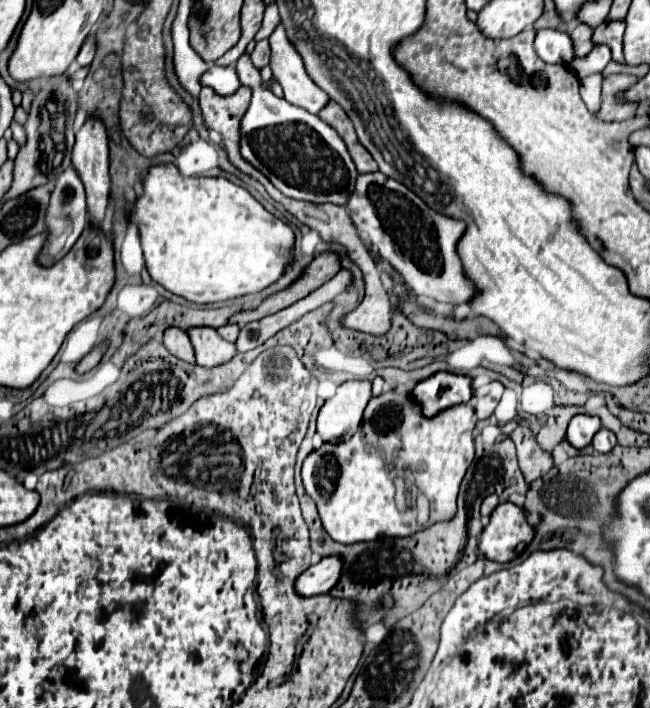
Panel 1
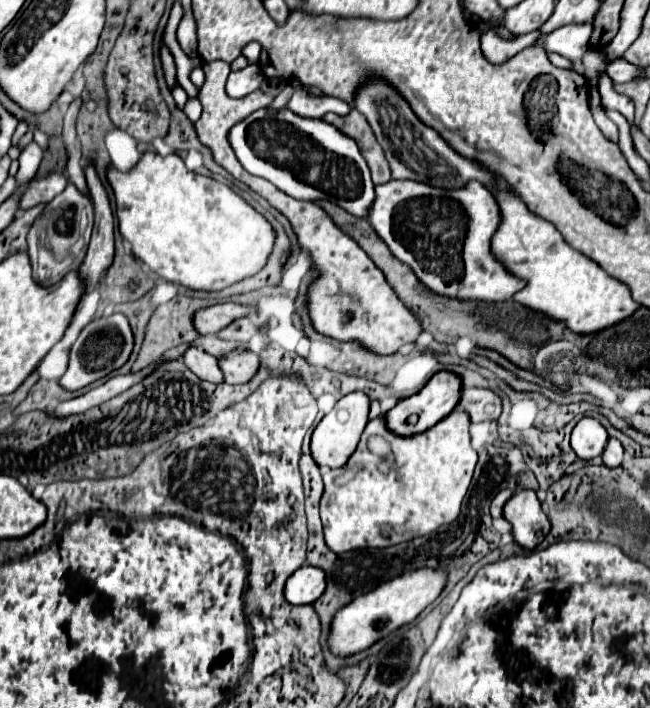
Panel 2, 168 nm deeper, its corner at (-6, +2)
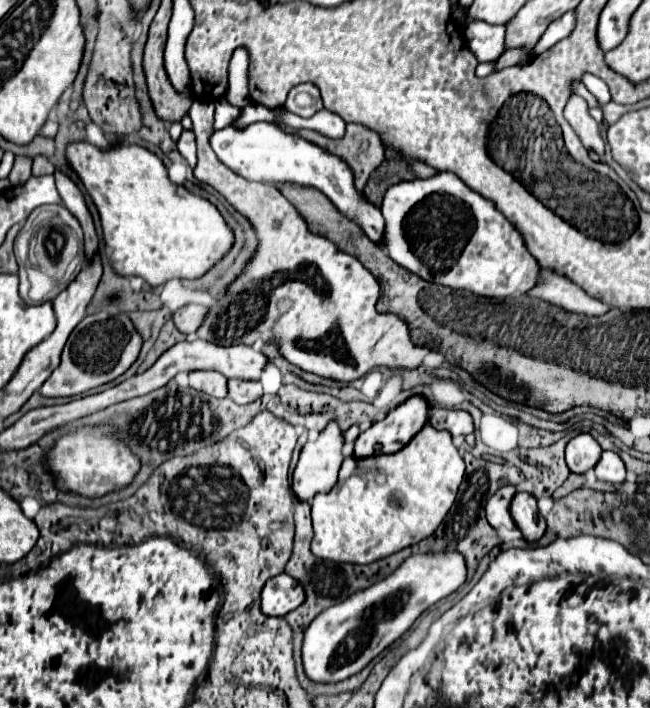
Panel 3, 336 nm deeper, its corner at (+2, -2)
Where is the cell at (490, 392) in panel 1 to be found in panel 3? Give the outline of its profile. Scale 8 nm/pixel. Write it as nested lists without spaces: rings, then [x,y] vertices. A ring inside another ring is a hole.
[[[432,408],[430,410],[430,420],[426,422],[434,426],[436,430],[448,430],[452,436],[458,434],[472,434],[472,416],[464,410],[444,410],[444,408]]]

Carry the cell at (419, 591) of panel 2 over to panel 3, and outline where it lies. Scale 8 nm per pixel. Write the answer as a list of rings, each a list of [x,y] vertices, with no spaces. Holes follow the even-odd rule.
[[[460,552],[414,554],[386,580],[320,612],[304,632],[302,662],[306,676],[318,684],[334,684],[362,672],[364,666],[398,640],[426,608],[456,592],[466,582],[466,572],[466,558]]]

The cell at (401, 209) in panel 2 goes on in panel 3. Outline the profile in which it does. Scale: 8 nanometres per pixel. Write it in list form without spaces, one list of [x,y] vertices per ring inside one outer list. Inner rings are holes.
[[[438,172],[430,178],[398,182],[384,194],[382,216],[386,218],[384,250],[402,268],[422,280],[442,284],[454,290],[468,290],[486,298],[506,298],[526,294],[538,282],[538,260],[528,252],[522,234],[498,212],[494,202],[470,190],[456,174]]]

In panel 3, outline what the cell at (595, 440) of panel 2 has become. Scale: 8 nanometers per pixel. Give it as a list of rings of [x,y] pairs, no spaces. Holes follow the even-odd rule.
[[[578,434],[566,446],[566,464],[570,472],[584,474],[596,466],[596,462],[600,460],[600,454],[602,454],[602,448],[590,434]]]

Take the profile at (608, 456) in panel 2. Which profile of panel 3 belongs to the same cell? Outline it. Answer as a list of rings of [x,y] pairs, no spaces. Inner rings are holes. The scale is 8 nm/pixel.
[[[602,452],[602,458],[594,470],[598,480],[610,484],[622,484],[626,478],[626,466],[616,452]]]

